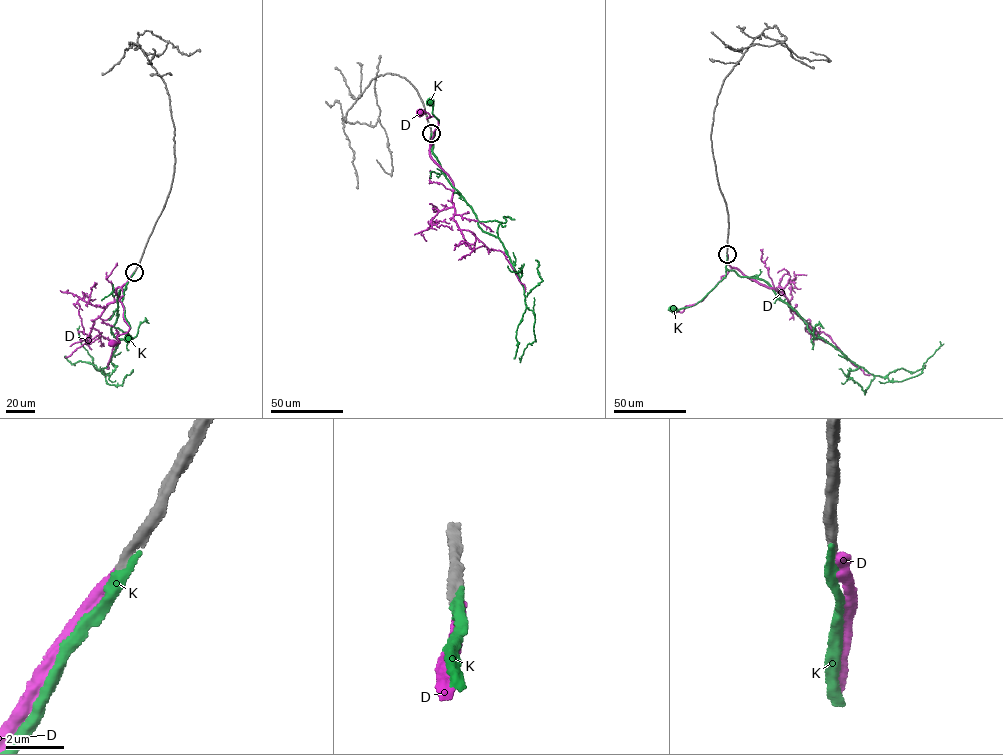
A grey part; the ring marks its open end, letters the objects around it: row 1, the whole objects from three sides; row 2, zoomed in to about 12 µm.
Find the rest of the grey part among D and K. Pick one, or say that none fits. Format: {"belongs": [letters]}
{"belongs": ["K"]}

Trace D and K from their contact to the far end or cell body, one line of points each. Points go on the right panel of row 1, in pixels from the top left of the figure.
D: (727, 254), (731, 268), (702, 301), (686, 305), (681, 312), (675, 309)
K: (727, 254), (725, 277), (698, 302), (673, 308)

